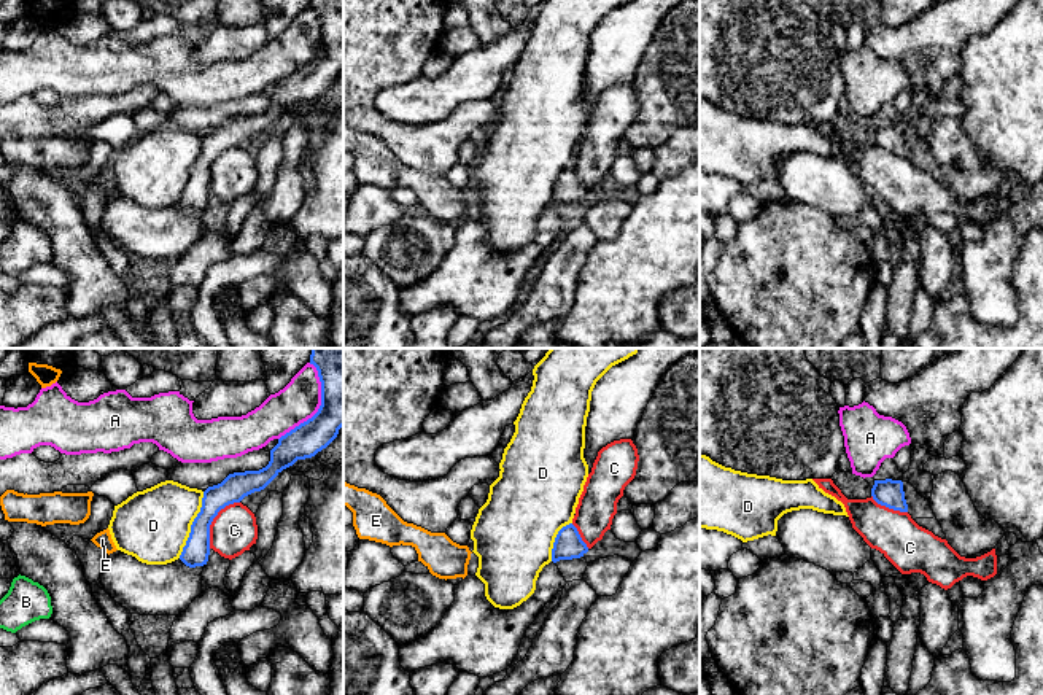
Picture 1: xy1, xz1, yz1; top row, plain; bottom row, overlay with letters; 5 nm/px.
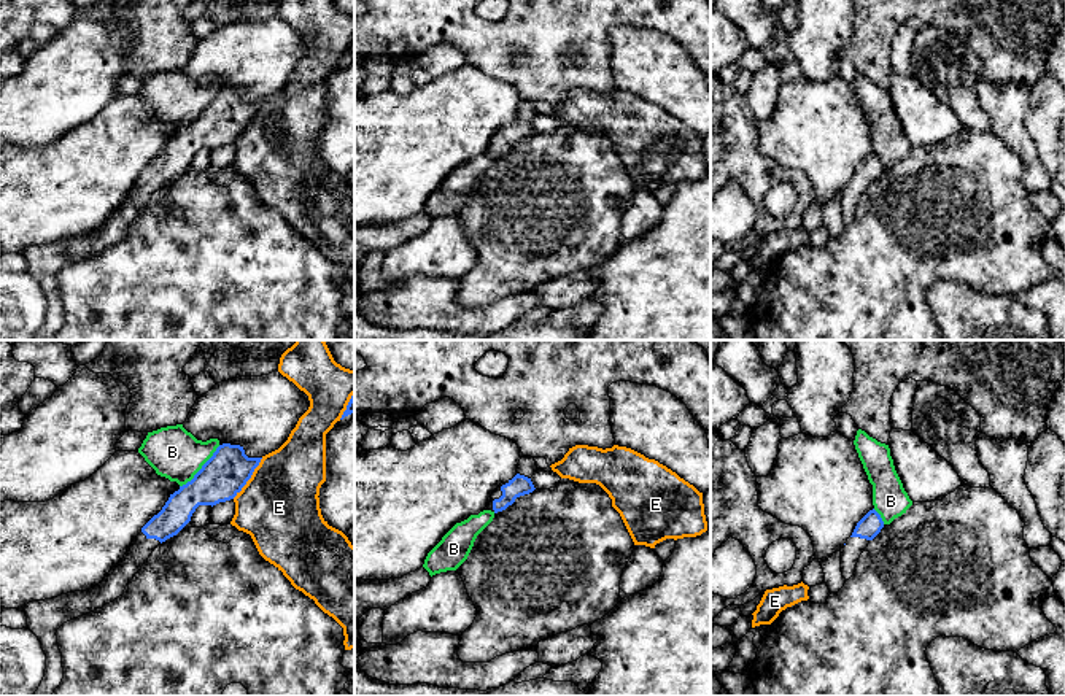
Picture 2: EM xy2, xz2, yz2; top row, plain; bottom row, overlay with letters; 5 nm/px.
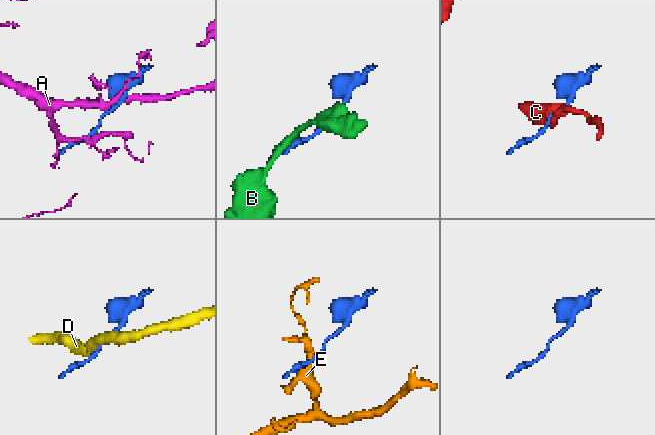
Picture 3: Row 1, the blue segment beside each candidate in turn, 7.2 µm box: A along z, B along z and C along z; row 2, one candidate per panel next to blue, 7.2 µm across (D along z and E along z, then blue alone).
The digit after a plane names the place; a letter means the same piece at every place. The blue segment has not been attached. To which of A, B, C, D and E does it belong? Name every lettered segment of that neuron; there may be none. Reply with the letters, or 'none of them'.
none of them

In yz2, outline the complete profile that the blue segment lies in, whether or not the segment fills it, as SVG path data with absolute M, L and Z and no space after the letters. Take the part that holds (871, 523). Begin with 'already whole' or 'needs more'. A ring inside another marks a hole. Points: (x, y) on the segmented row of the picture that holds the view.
needs more; M874 508L857 523L852 536L841 548L841 572L846 580L854 575L860 555L882 528L884 521Z

